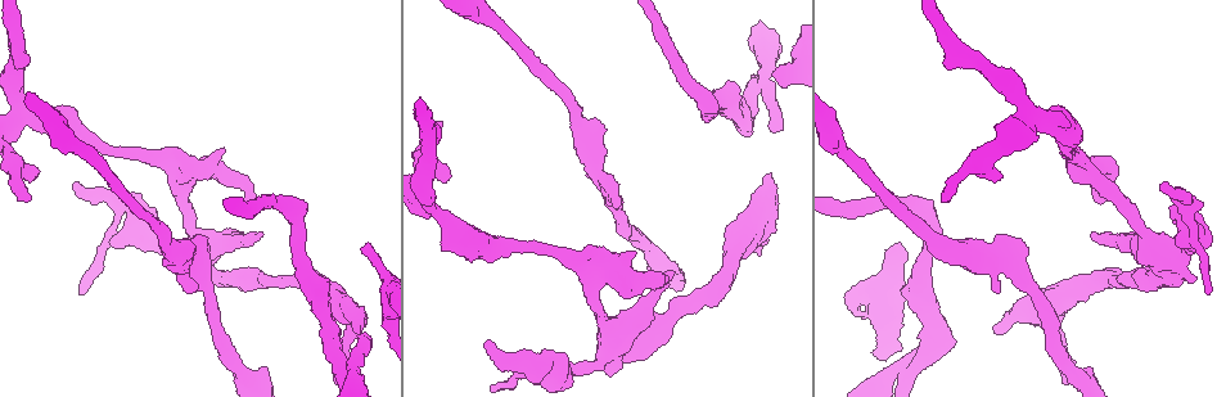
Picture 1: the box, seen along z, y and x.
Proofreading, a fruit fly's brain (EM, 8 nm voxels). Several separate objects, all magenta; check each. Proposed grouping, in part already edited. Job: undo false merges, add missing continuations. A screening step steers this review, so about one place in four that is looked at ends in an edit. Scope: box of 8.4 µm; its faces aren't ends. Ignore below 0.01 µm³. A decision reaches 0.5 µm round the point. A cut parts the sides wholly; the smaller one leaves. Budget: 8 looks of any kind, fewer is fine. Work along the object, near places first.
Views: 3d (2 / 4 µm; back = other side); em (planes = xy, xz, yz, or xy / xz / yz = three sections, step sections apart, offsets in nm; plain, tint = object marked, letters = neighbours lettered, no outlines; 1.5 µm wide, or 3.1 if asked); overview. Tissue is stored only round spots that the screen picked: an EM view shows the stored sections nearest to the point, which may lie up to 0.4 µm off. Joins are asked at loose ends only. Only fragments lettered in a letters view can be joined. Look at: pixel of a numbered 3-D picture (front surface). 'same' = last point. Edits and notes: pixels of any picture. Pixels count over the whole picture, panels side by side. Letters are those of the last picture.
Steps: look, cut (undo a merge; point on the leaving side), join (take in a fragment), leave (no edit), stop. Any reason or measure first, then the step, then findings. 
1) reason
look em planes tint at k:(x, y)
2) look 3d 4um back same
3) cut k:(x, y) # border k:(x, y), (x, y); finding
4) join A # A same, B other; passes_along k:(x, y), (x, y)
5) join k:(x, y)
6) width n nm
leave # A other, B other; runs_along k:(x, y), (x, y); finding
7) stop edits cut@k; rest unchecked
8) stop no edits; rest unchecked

branch stops here
look em xy step 4 letters at 1:(360, 326)

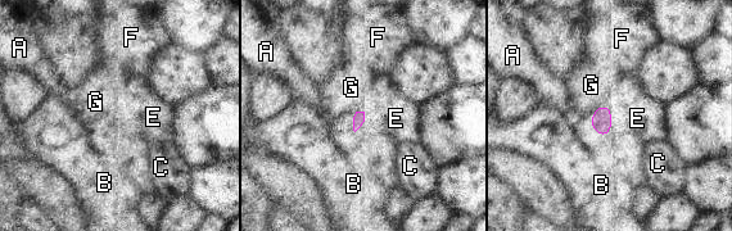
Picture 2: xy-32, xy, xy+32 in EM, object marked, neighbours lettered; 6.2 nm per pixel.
join C # A other, B other, C same, E other, F other, G other; passes_along 2:(358, 118), (360, 126), (366, 134); the neuron continues

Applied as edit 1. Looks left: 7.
look overview

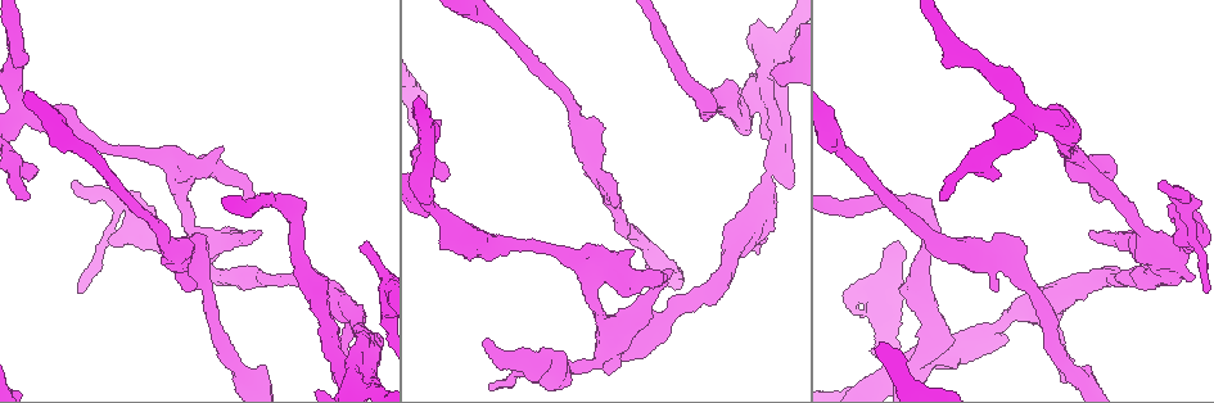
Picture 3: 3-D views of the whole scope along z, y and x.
look em xz step 4 letters at 3:(893, 247)

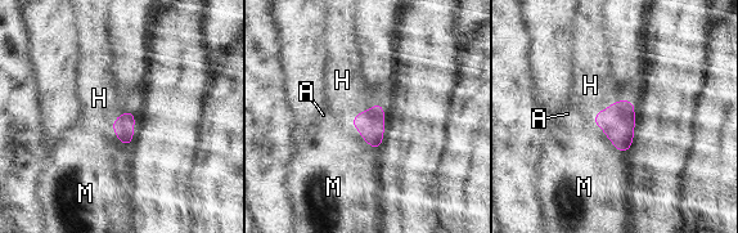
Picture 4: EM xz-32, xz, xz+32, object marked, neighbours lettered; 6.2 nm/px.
another direction
look em planes letters same

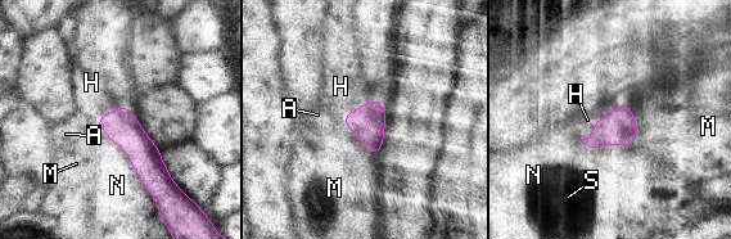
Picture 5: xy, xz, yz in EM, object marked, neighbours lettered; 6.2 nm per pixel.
width 220 nm
join H # A other, H same, M other, N other, S other; the neuron continues

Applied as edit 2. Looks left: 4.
an open end
look em xz step 4 letters at 3:(995, 292)

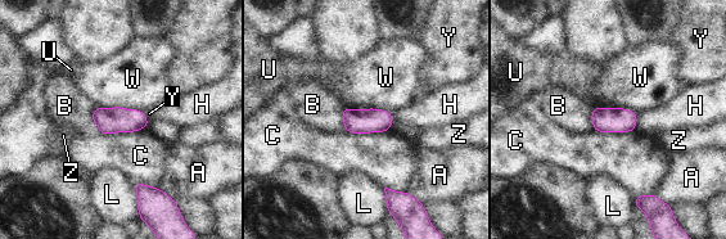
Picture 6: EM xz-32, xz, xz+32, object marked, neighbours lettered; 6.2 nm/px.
look em planes letters same

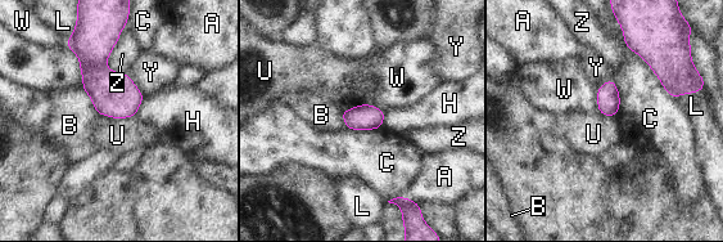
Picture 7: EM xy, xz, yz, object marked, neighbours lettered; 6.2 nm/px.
leave # A other, B other, C other, H other, L other, U other, W other, Y other, Z other; border 7:(98, 112), (111, 117), (136, 116); none of them fits

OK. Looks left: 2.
stop edits join@2, join@5; rest unchecked

